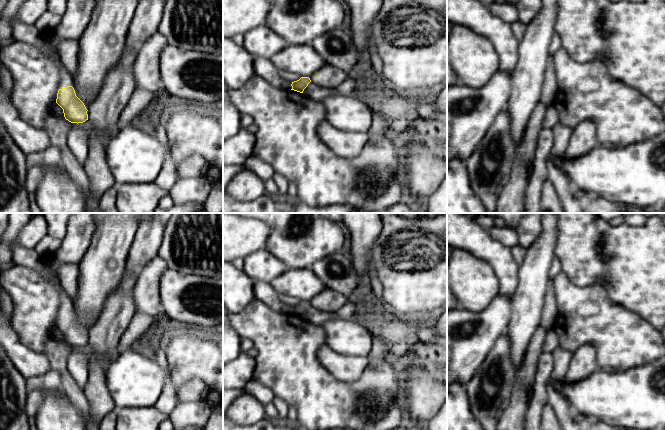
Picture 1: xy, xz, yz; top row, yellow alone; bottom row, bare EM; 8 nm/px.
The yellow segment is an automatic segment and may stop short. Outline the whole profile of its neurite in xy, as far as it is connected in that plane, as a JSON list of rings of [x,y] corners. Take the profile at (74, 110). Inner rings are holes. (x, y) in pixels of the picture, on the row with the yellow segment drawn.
[[[57,58],[60,65],[61,81],[57,93],[56,103],[63,109],[64,117],[71,123],[83,123],[88,120],[87,109],[84,103],[76,96],[72,87],[73,78],[66,69],[60,58]]]

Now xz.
[[[301,77],[299,80],[292,82],[291,86],[294,91],[303,93],[304,89],[311,82],[309,77]]]

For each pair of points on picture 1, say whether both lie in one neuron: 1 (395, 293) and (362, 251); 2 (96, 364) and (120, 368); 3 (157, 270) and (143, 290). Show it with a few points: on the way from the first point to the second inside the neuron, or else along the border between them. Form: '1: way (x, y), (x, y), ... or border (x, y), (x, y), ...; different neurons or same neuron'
1: border (373, 243), (372, 264), (375, 271); different neurons
2: border (106, 366), (105, 386), (107, 390); different neurons
3: way (152, 275), (147, 285); same neuron

